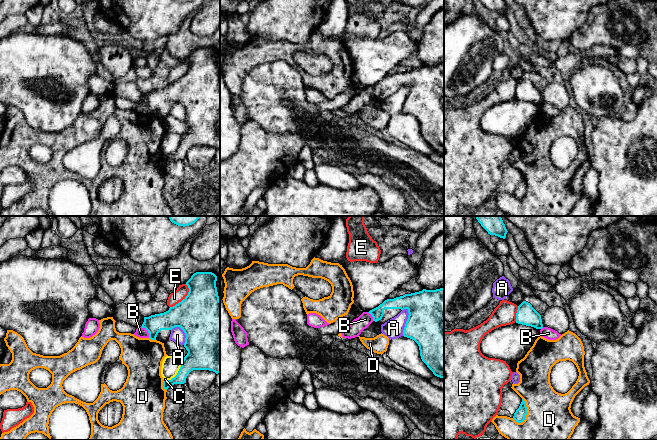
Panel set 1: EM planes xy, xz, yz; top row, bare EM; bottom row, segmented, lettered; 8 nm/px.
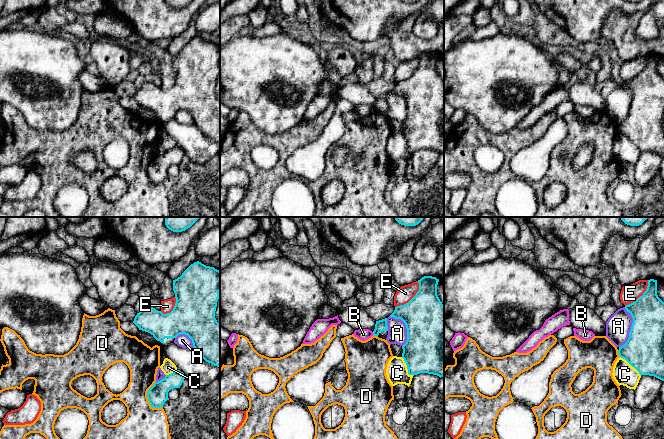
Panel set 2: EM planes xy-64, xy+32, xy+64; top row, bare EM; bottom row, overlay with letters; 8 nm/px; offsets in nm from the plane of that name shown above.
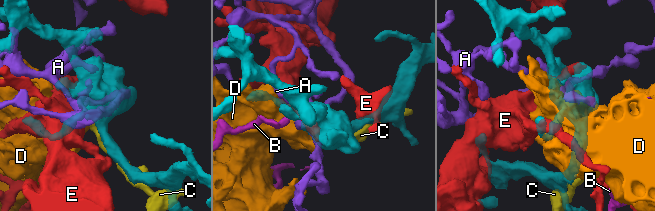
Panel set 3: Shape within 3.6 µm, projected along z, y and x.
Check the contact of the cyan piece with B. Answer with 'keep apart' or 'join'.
keep apart

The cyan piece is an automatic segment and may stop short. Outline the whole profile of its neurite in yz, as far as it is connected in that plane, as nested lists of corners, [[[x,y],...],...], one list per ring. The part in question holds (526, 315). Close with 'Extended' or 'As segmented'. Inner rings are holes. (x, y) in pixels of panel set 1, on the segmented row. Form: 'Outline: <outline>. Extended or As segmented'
Outline: [[[523,301],[516,313],[516,323],[542,329],[541,315],[526,301]]]. As segmented

